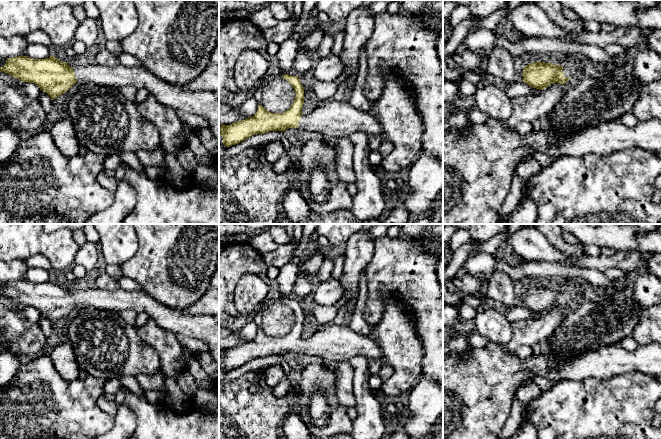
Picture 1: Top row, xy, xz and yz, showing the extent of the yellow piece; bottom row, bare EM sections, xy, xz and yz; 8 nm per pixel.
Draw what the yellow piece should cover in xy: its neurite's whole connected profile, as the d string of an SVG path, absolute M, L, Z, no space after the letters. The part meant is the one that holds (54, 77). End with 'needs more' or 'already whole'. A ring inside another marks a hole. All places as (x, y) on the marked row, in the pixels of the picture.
M27 56L7 58L0 72L23 82L34 83L52 100L67 92L76 82L121 88L131 85L145 88L161 104L174 110L205 118L209 129L219 140L219 94L211 91L191 91L179 85L169 84L144 68L121 64L109 67L100 64L71 68L67 62L55 56L33 59Z | needs more

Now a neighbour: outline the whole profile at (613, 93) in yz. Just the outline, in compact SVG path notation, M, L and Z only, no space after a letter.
M620 67L612 70L601 69L597 78L587 77L577 81L571 90L564 93L547 114L550 118L549 128L552 132L578 132L599 122L618 121L624 114L632 112L641 89L634 73L628 74Z

